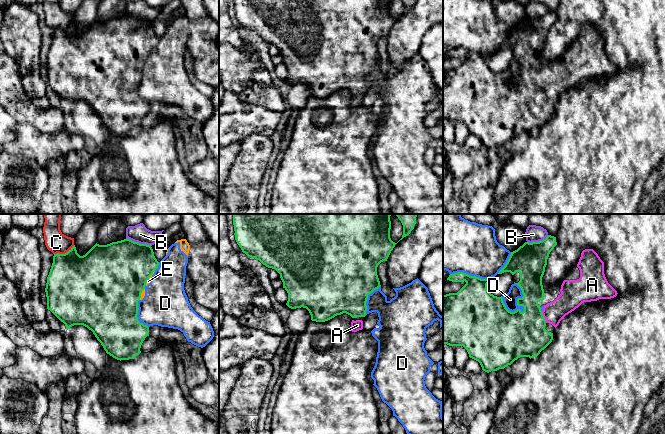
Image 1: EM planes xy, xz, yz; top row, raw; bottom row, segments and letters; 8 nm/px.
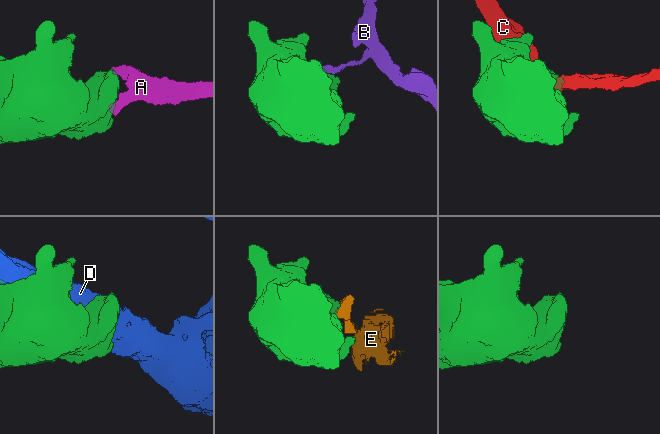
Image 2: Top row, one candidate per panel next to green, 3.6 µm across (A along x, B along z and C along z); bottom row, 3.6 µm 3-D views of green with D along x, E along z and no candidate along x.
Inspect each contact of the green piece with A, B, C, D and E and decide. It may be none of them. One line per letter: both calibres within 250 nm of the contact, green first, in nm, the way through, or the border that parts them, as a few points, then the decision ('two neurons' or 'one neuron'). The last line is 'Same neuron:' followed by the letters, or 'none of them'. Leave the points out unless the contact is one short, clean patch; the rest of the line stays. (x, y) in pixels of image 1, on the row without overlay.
A: calibres 380 and 170 nm; way yz (517, 110), (534, 96), (543, 93), (553, 88); one neuron
B: calibres 440 and 150 nm; border xy (126, 13), (151, 21); two neurons
C: calibres 440 and 170 nm; two neurons
D: calibres 300 and 110 nm; two neurons
E: calibres 480 and 20 nm; two neurons
Same neuron: A

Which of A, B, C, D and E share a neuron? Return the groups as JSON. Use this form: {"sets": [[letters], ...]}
{"sets": [["A"], ["B"], ["C"], ["D", "E"]]}

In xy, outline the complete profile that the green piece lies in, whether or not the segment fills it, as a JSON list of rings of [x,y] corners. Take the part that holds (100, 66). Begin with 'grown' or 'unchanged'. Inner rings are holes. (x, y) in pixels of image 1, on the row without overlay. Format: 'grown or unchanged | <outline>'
unchanged | [[[128,14],[112,18],[107,21],[99,21],[95,20],[85,31],[80,32],[77,29],[75,21],[65,30],[54,30],[53,39],[47,53],[46,59],[46,73],[47,73],[47,85],[50,86],[61,98],[63,98],[66,102],[66,105],[74,101],[83,101],[87,103],[89,106],[93,108],[97,116],[101,119],[104,126],[107,130],[112,132],[117,136],[129,136],[135,134],[137,131],[141,129],[140,124],[147,112],[149,112],[149,103],[140,99],[138,96],[138,77],[141,74],[141,69],[145,65],[146,59],[149,56],[149,53],[153,50],[153,48],[158,44],[159,38],[154,32],[153,25],[151,21],[140,20],[138,18],[134,18]]]

